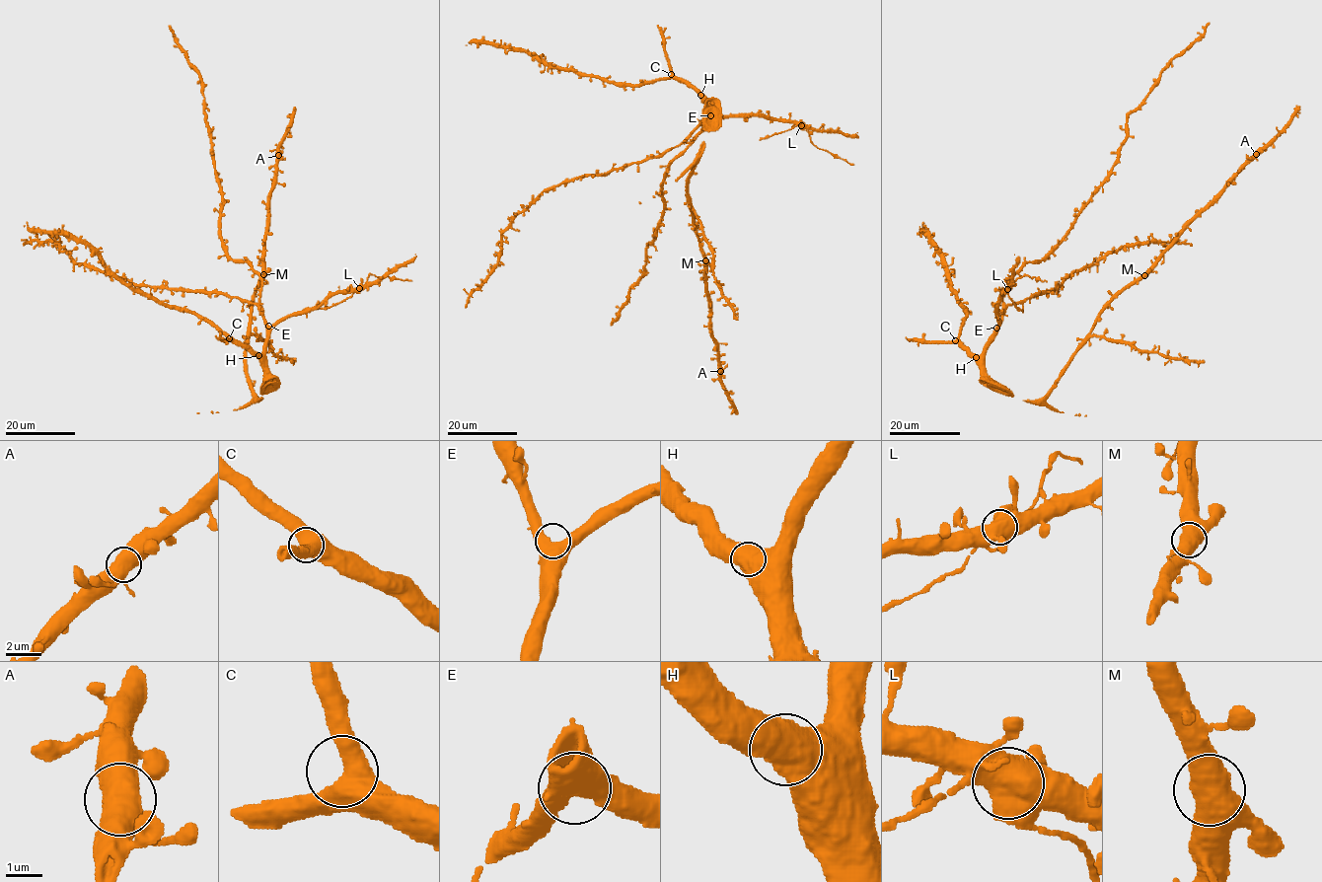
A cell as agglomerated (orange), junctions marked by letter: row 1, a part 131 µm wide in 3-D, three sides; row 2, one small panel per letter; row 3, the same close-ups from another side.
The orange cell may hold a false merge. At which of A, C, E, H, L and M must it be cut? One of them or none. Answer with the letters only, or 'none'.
L

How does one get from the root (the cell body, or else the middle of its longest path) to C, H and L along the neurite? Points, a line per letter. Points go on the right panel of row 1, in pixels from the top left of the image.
C: (987, 374), (982, 365), (955, 340)
H: (987, 374), (976, 357)
L: (987, 374), (984, 346), (997, 328), (997, 300), (1007, 289)

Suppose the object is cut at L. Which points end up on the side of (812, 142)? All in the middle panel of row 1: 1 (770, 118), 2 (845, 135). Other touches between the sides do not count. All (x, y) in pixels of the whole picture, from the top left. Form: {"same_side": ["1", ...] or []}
{"same_side": []}

